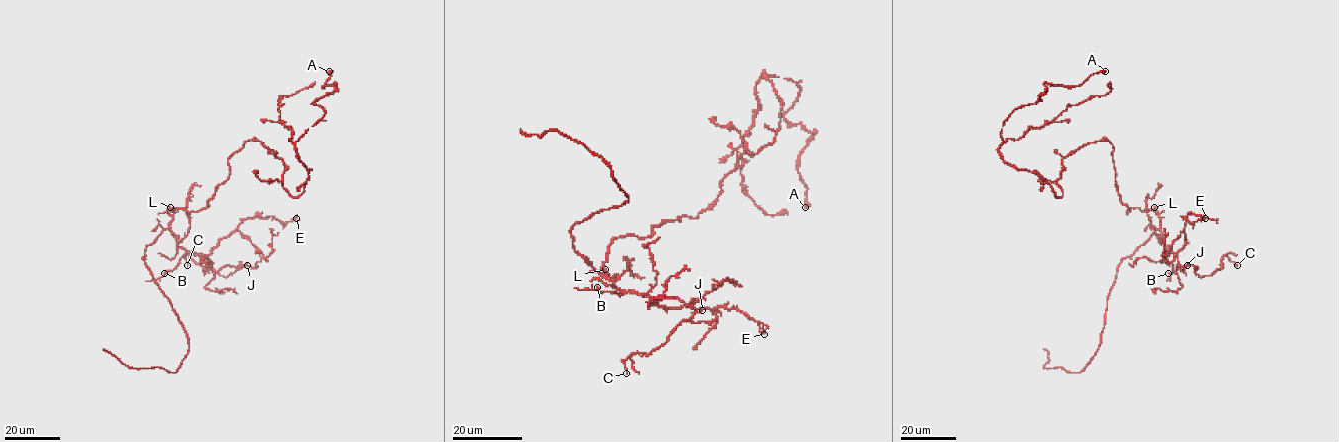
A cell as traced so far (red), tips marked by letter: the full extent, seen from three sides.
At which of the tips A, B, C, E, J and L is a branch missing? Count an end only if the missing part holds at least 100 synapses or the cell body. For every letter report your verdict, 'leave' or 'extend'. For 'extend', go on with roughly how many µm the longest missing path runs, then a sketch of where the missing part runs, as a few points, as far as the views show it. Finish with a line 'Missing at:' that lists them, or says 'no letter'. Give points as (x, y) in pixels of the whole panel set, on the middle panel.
A: leave
B: leave
C: leave
E: leave
J: leave
L: leave
Missing at: no letter

